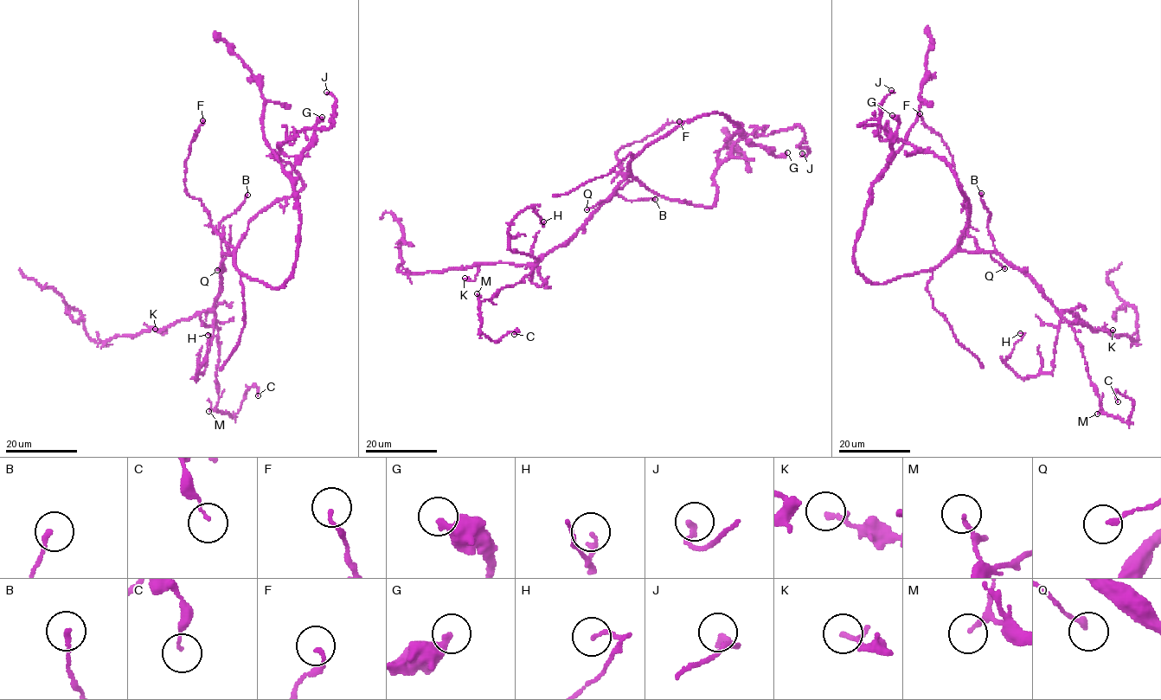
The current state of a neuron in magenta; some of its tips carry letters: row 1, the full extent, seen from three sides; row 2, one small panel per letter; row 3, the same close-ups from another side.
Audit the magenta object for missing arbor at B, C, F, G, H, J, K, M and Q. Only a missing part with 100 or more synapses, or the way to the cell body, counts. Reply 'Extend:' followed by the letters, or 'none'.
Extend: none

